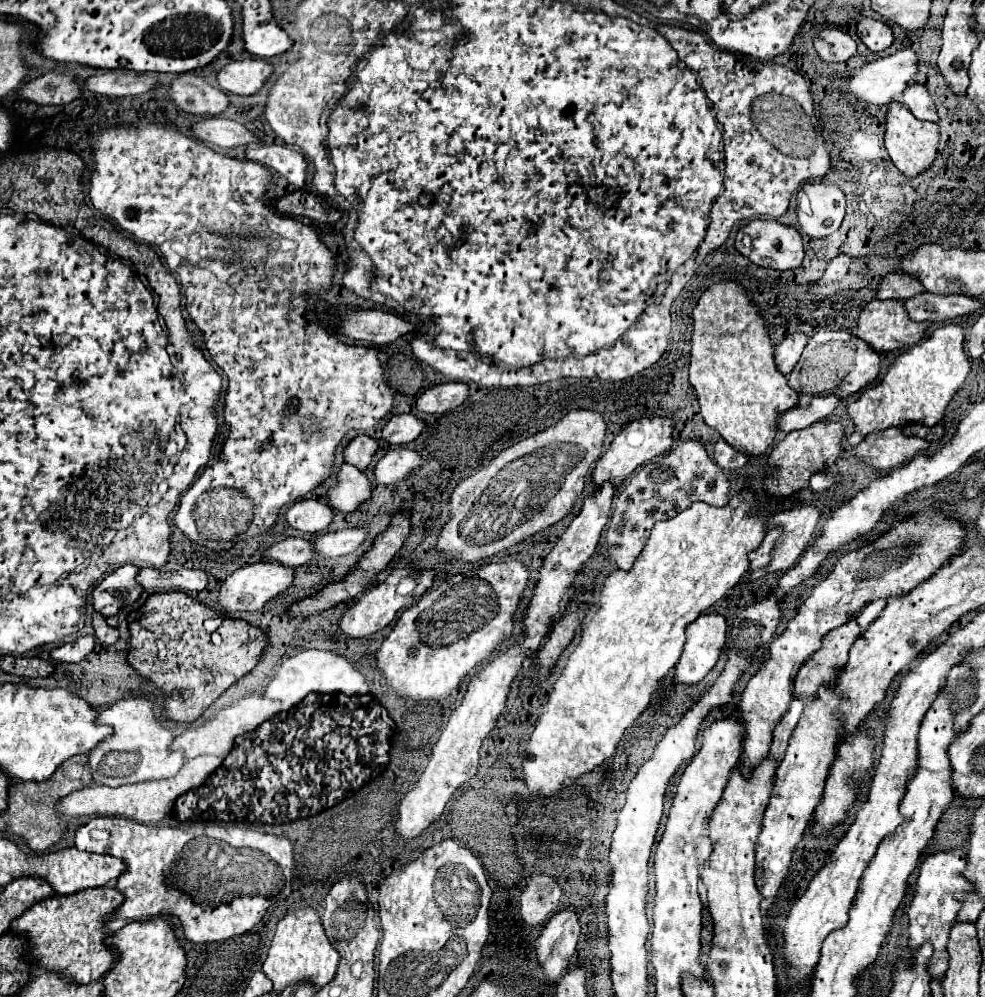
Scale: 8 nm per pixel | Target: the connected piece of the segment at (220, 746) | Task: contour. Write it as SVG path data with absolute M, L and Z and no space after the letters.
M257 695L245 697L245 699L237 701L235 705L219 711L217 717L207 721L205 725L189 729L183 735L179 735L171 749L173 751L175 749L183 749L187 757L199 757L199 755L219 755L219 757L225 757L233 749L233 743L235 743L237 737L255 731L263 721L271 719L279 711L281 711L281 703L277 703L277 701L271 701L267 697L257 697Z

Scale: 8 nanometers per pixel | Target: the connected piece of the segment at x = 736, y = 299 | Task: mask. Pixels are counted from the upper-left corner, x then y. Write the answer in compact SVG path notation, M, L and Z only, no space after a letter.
M721 281L709 287L699 299L695 311L695 329L693 329L693 351L691 351L691 367L689 381L697 391L697 399L701 405L701 415L709 427L719 431L719 435L731 443L737 451L747 453L749 457L761 457L771 451L775 445L779 427L777 419L793 409L799 401L799 393L787 385L783 373L777 371L773 361L773 345L769 333L765 329L765 321L751 305L743 287L735 281Z

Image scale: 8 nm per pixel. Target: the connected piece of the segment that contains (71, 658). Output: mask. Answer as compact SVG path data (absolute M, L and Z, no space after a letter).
M81 637L73 643L53 649L51 659L61 661L61 663L79 663L93 651L93 645L95 645L95 637Z

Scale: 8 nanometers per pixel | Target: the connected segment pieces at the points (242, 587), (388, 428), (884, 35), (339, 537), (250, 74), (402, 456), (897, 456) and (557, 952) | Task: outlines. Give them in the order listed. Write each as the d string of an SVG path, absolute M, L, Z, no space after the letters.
M259 561L253 565L241 567L231 577L227 577L227 581L221 585L221 591L219 591L219 605L227 613L259 611L259 609L263 609L263 605L269 599L287 591L291 587L291 583L293 583L293 569L289 569L287 565L281 565L277 561Z
M395 415L383 429L383 439L393 445L405 445L415 441L425 429L425 421L415 415Z
M861 17L859 25L857 25L857 35L869 47L871 53L885 51L893 43L891 27L883 21L875 21L875 19L869 19L869 17Z
M357 527L357 529L341 529L335 533L325 533L315 537L315 549L323 555L323 557L339 557L339 555L347 555L353 553L365 539L367 539L369 529L365 527Z
M243 59L225 65L217 73L221 89L235 95L255 95L271 77L273 65L265 59Z
M397 447L385 453L385 457L375 467L375 481L389 485L403 481L407 475L423 467L423 457L417 451Z
M891 427L887 431L871 433L863 443L859 443L853 451L859 461L877 467L877 469L895 469L901 463L921 455L929 443L919 437L905 435L901 427Z
M567 907L557 913L543 925L543 931L537 939L537 957L545 971L547 981L561 977L569 965L569 959L575 953L581 927L577 913Z

